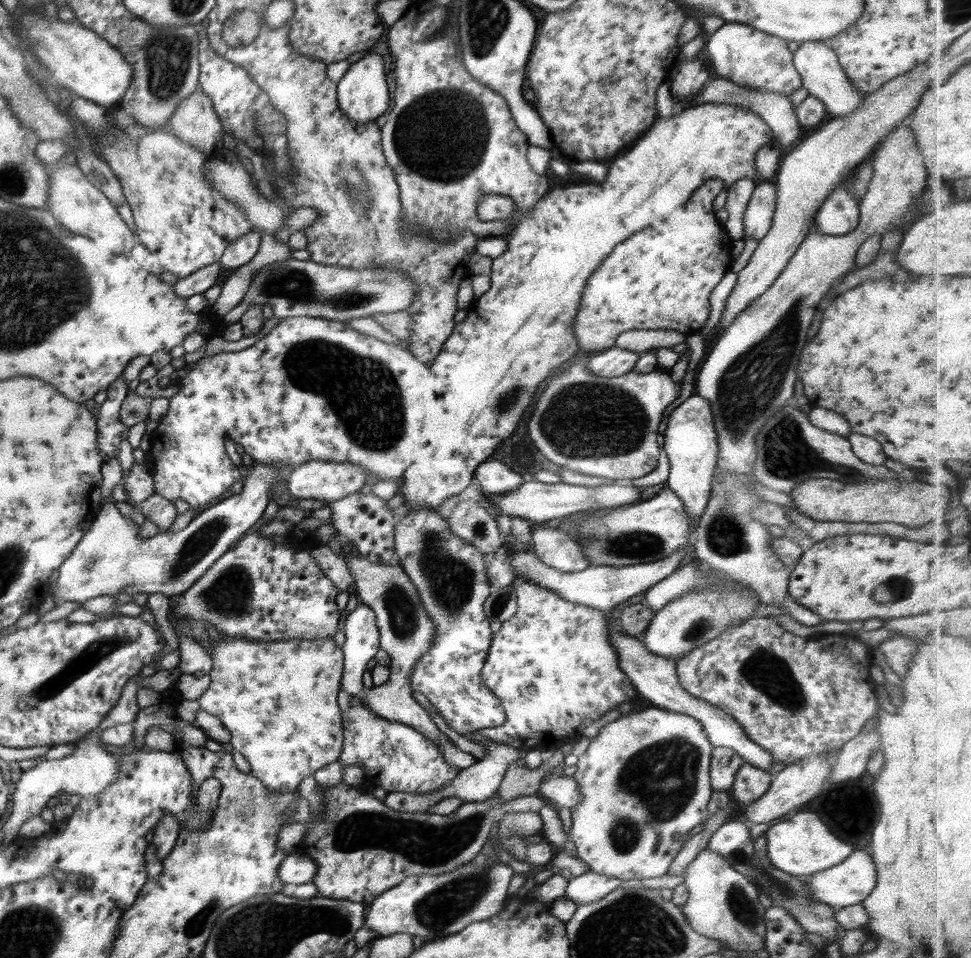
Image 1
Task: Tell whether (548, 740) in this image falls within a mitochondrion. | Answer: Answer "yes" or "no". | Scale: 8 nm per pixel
no

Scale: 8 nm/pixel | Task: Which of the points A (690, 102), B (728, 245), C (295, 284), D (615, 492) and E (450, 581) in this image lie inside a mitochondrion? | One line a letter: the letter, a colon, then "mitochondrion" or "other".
A: other
B: other
C: mitochondrion
D: other
E: mitochondrion

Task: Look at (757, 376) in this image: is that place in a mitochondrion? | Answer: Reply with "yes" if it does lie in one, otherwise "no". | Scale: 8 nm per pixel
yes

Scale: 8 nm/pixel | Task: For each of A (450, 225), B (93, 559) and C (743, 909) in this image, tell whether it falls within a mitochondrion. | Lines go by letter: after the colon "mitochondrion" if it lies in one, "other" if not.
A: other
B: mitochondrion
C: mitochondrion

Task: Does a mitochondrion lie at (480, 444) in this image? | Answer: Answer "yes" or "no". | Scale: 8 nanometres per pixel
no

